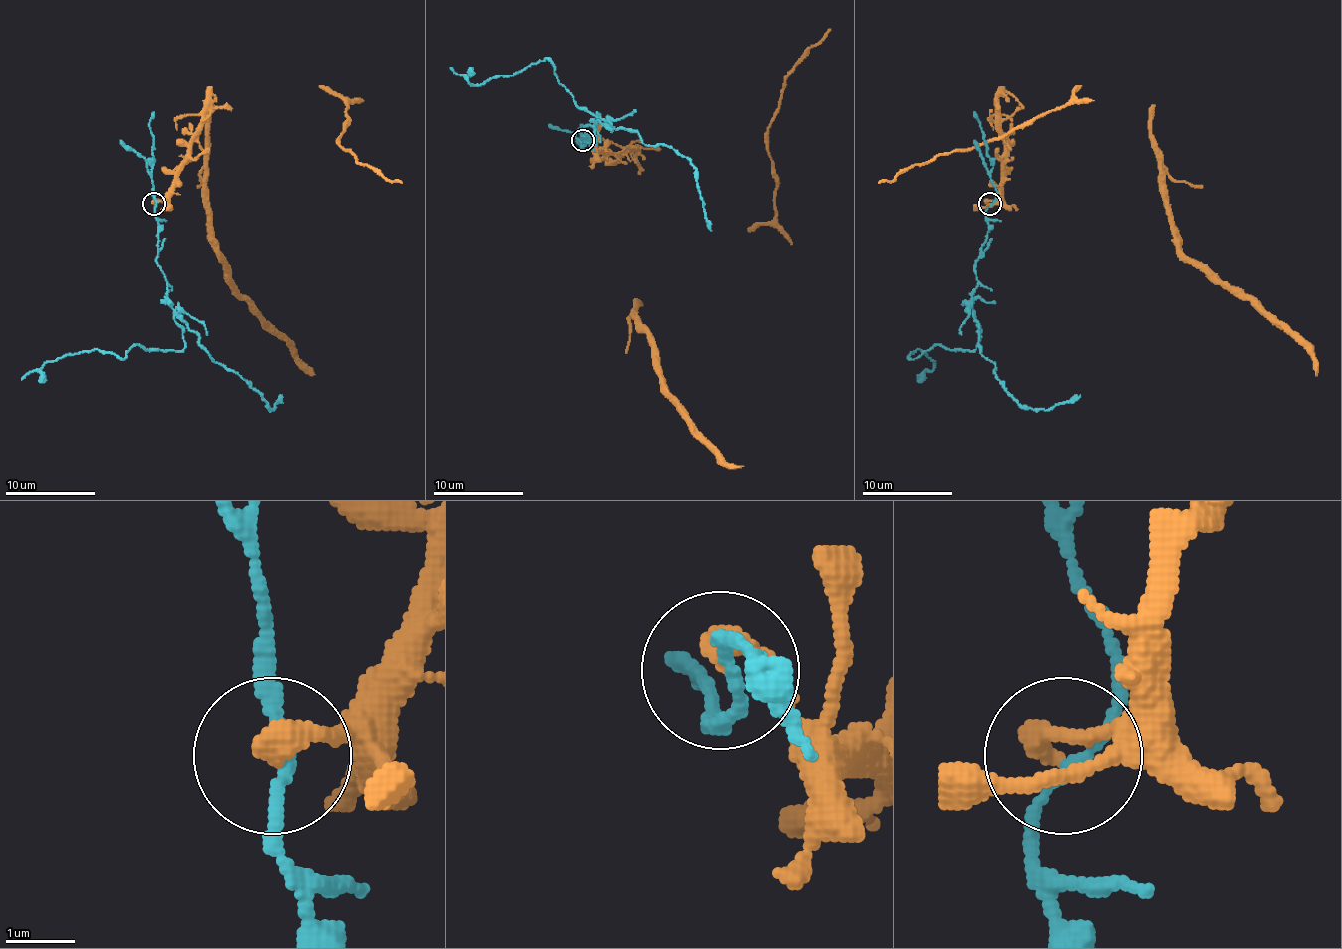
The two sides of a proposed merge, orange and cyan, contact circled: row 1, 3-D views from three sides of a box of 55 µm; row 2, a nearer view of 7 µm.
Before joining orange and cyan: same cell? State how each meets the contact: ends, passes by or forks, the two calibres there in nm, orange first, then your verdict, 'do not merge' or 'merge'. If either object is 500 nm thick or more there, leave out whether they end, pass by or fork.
orange ends | cyan passes by | 360/150 nm | do not merge

